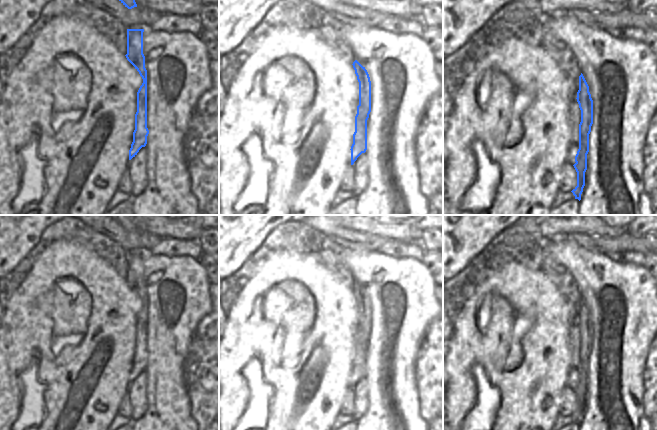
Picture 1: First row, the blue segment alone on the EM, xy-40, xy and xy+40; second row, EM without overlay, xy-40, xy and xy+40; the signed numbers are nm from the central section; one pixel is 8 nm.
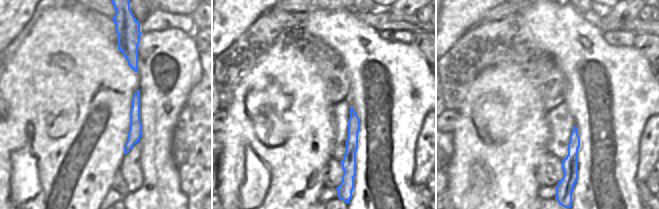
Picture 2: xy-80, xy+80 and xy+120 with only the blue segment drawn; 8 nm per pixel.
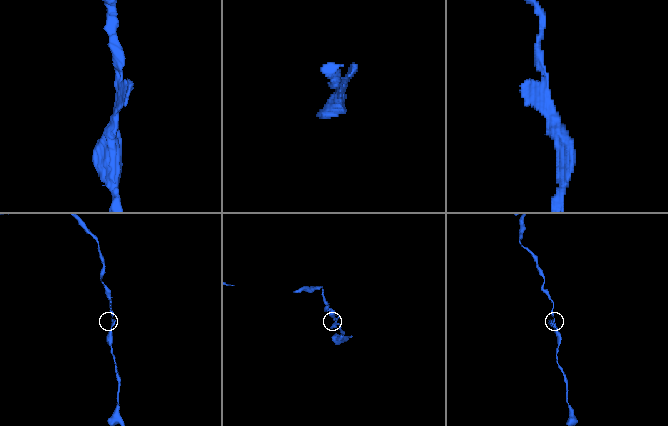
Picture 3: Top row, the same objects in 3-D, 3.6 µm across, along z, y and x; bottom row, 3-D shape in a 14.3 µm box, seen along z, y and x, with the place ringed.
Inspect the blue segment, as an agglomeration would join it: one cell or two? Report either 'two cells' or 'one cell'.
one cell

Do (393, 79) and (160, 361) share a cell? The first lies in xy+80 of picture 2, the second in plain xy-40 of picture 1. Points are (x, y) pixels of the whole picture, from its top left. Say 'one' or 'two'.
one

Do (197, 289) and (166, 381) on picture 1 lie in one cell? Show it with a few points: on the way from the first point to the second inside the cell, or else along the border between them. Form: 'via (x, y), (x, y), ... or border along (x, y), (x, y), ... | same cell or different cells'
via (184, 312), (178, 324), (169, 333), (166, 358) | same cell

